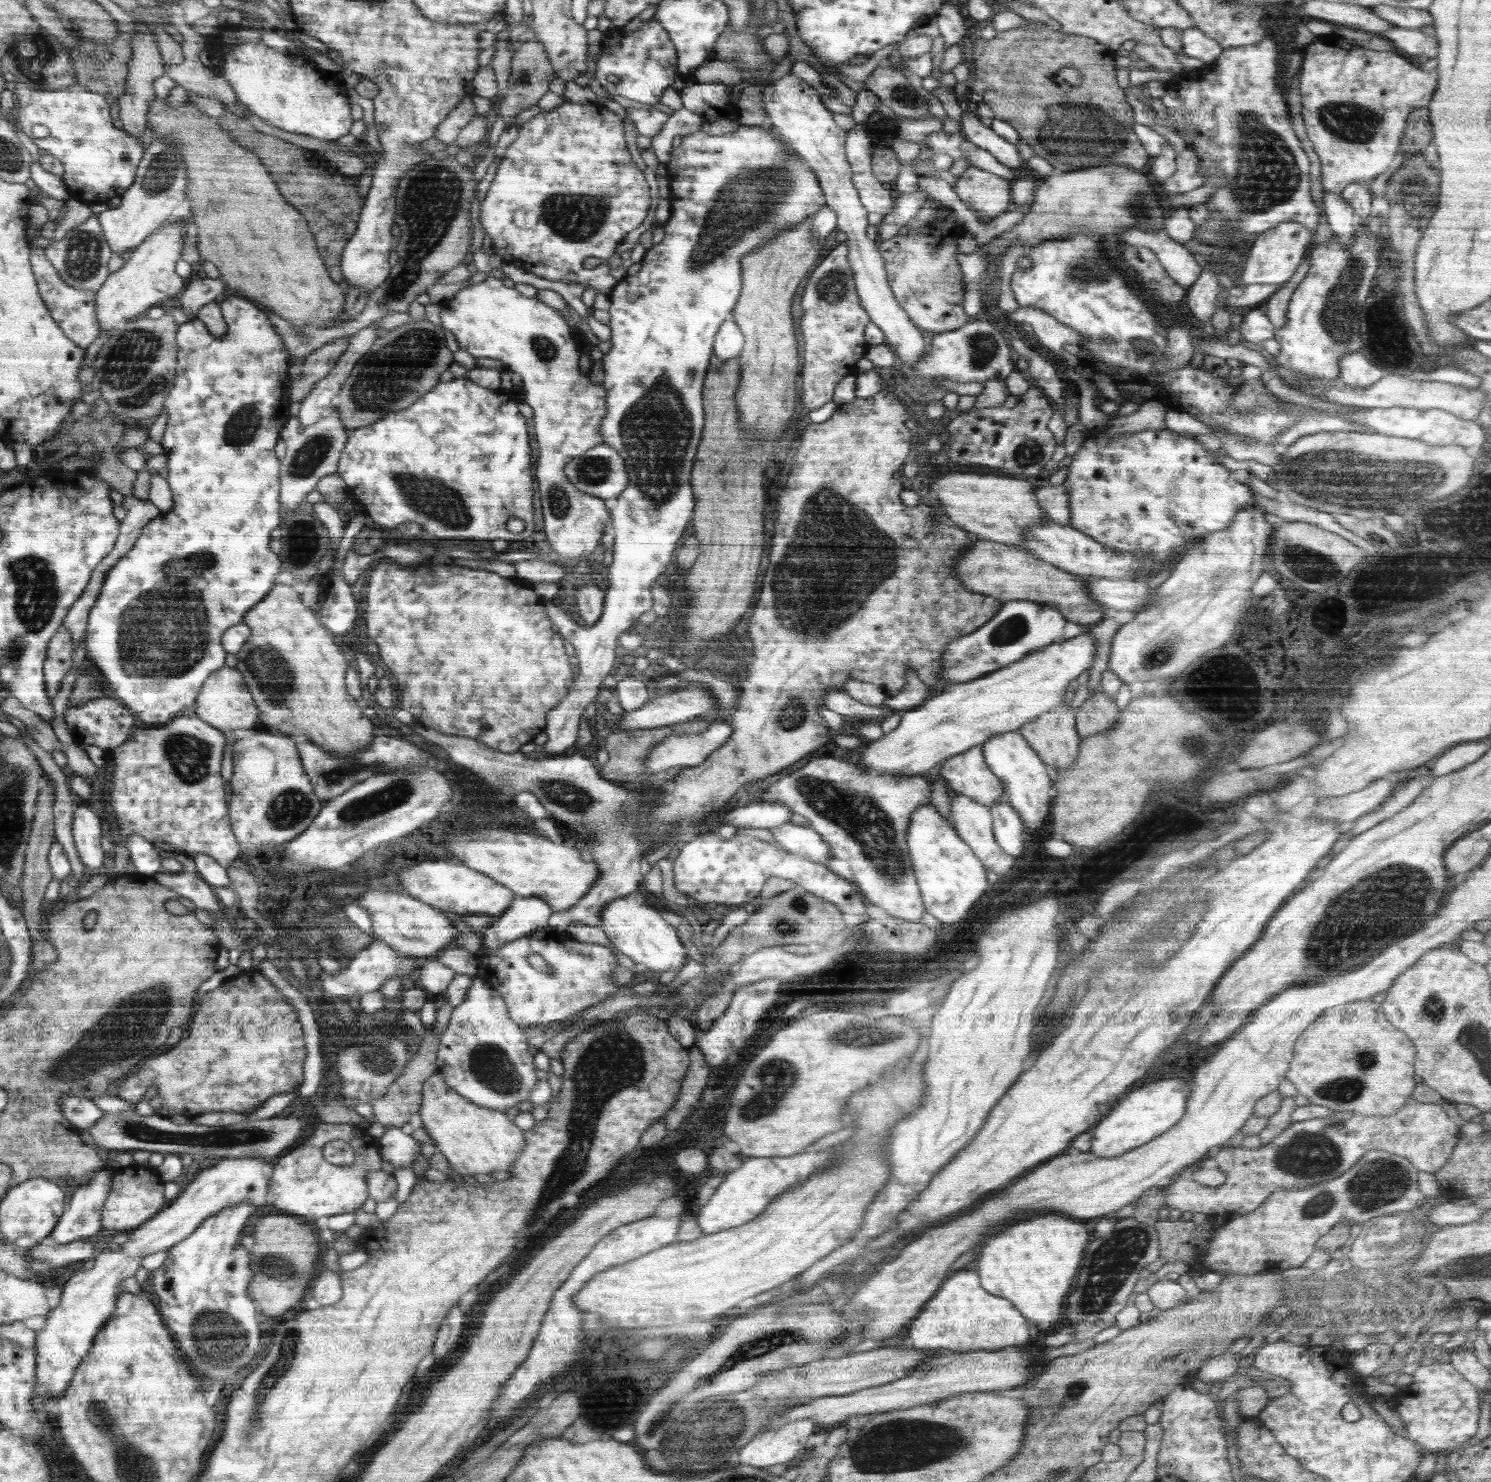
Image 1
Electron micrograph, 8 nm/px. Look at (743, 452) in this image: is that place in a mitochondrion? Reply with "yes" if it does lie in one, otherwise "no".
no

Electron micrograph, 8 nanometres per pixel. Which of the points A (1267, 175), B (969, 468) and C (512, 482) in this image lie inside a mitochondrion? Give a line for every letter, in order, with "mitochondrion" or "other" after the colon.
A: mitochondrion
B: other
C: other

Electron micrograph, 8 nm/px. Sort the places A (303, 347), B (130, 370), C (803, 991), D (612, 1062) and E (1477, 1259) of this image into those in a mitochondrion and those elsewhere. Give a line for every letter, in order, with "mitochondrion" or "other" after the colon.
A: other
B: mitochondrion
C: other
D: mitochondrion
E: mitochondrion

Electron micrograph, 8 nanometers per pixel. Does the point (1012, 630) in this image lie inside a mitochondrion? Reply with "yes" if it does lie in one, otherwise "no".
yes

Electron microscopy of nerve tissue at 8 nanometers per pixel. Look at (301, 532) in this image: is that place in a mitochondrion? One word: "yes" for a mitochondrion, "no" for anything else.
yes

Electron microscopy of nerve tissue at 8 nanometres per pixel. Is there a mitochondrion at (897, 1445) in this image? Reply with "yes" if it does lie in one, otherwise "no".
yes

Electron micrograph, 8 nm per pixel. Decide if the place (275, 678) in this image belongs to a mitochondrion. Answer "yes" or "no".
yes

